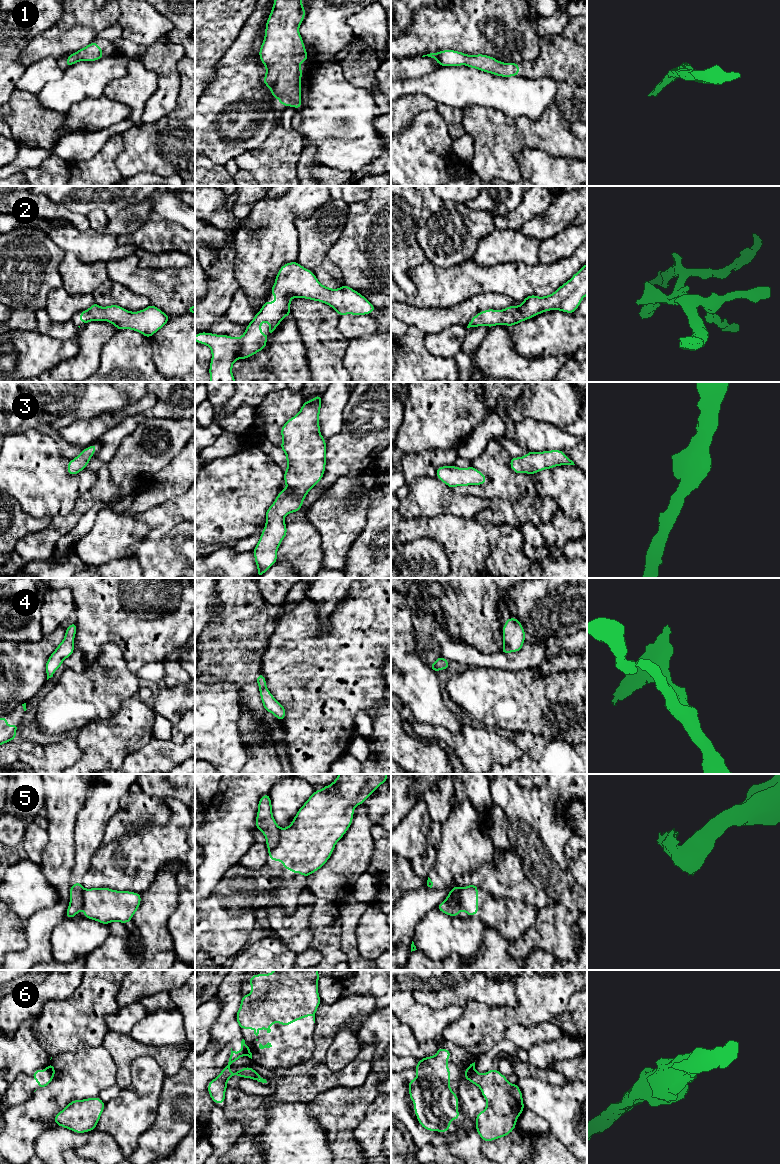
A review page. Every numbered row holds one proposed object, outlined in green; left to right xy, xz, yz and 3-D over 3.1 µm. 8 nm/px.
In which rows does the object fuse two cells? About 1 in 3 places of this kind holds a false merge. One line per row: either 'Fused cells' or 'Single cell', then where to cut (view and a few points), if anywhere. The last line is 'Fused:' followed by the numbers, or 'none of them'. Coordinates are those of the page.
1: Single cell. No split
2: Single cell. No split
3: Single cell. No split
4: Single cell. No split
5: Fused cells. Split along yz (461, 888), (455, 894), (454, 900), (445, 901)
6: Fused cells. Split along yz (474, 1069), (464, 1074)
Fused: 5, 6

